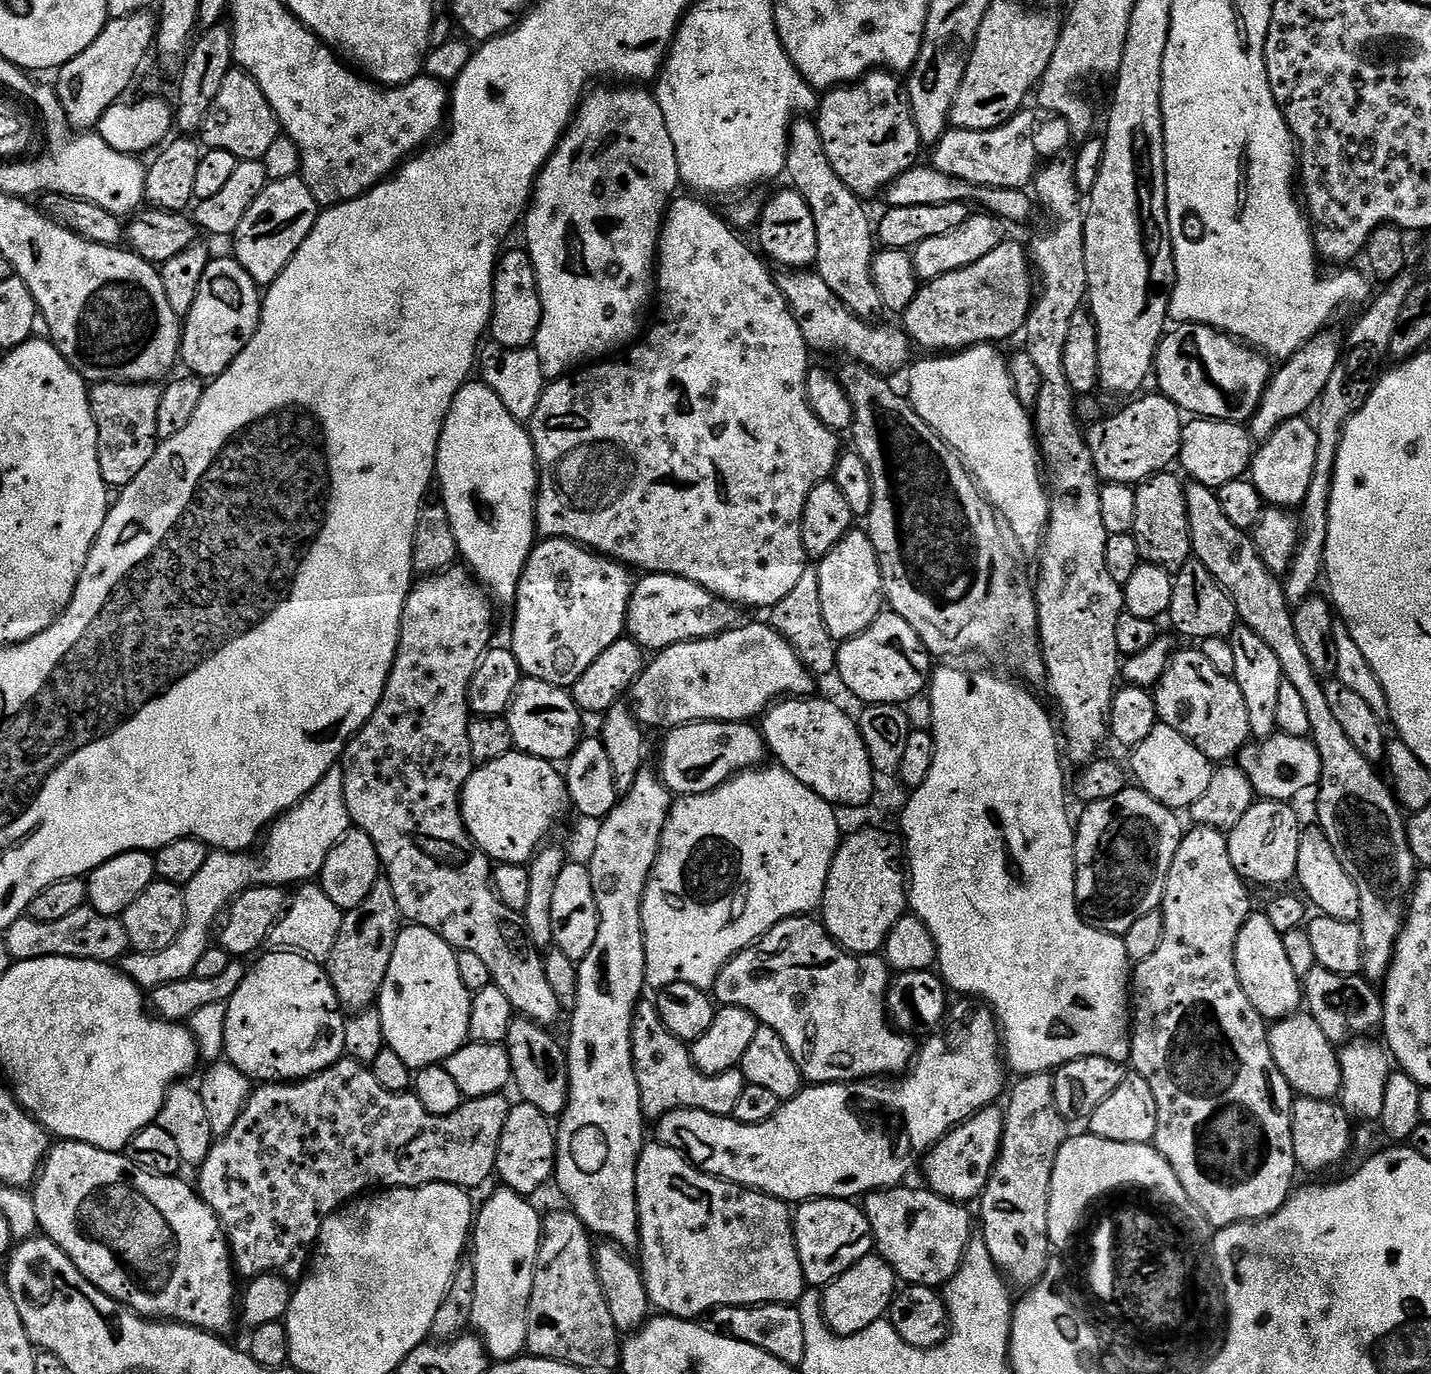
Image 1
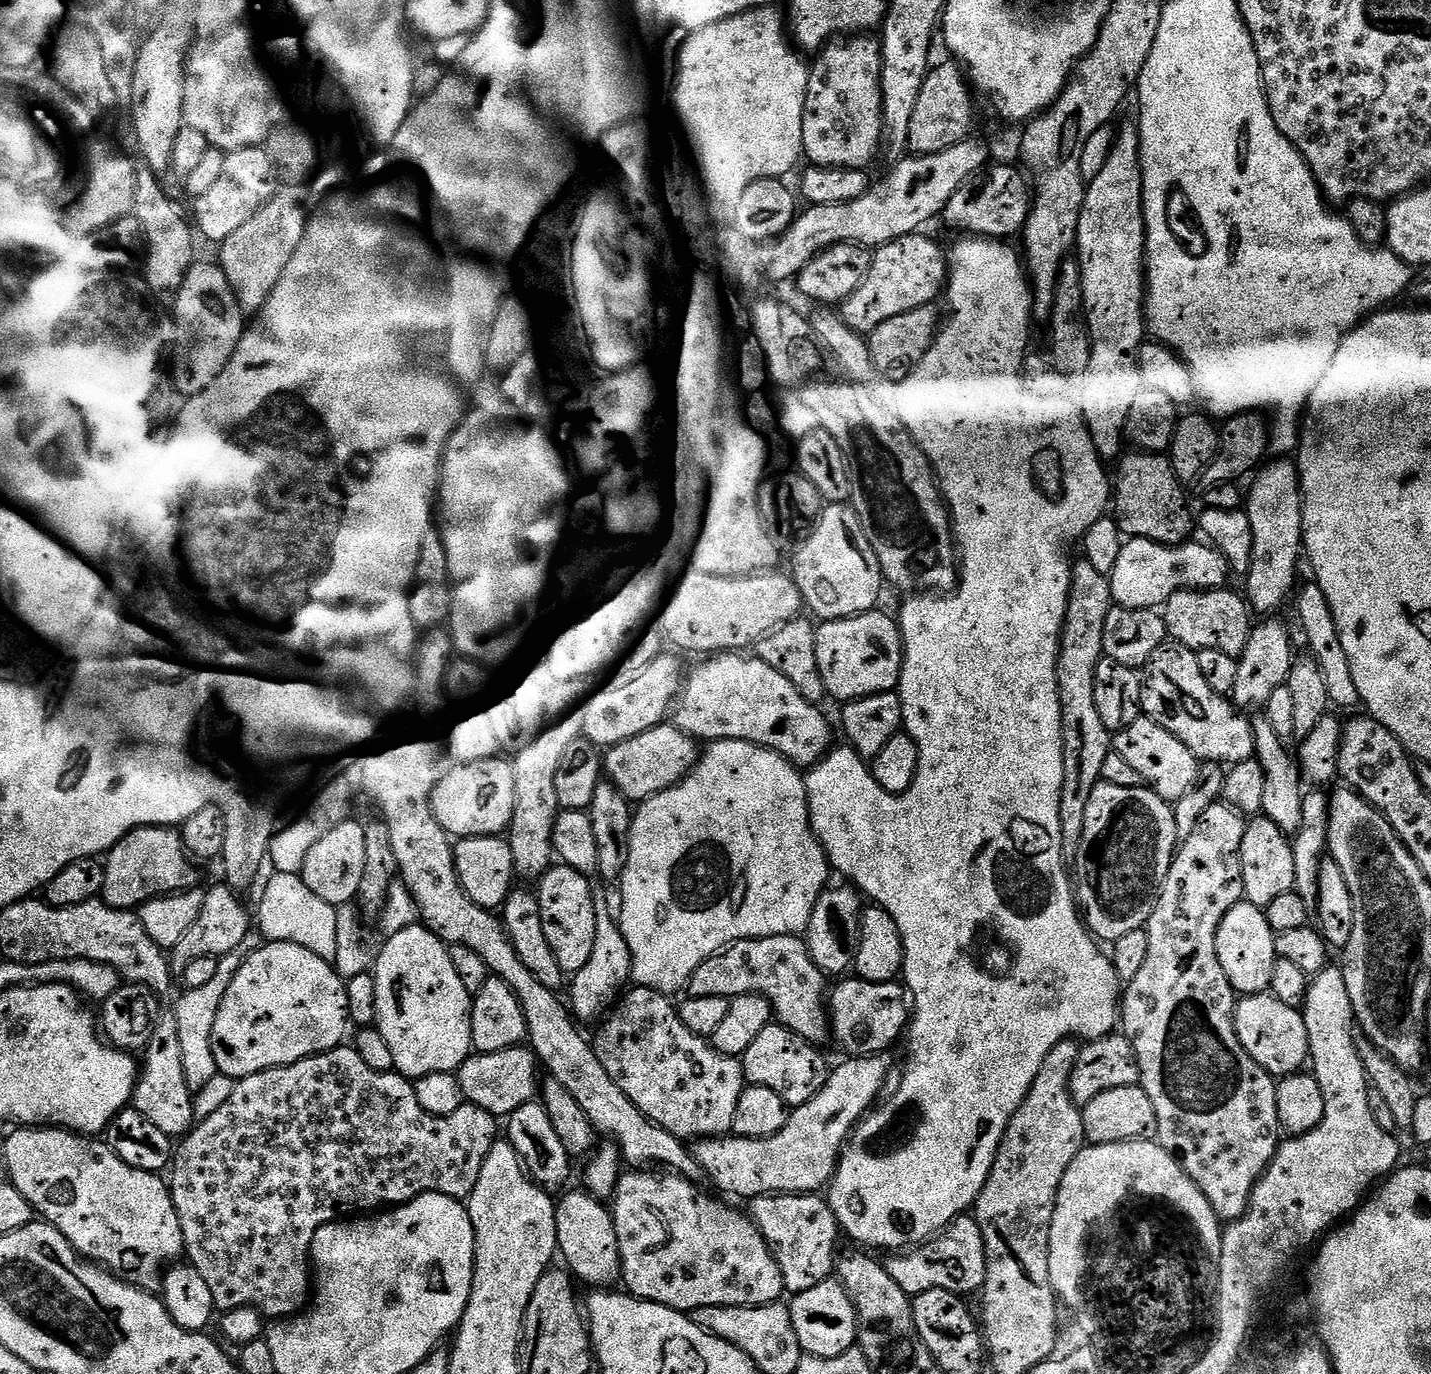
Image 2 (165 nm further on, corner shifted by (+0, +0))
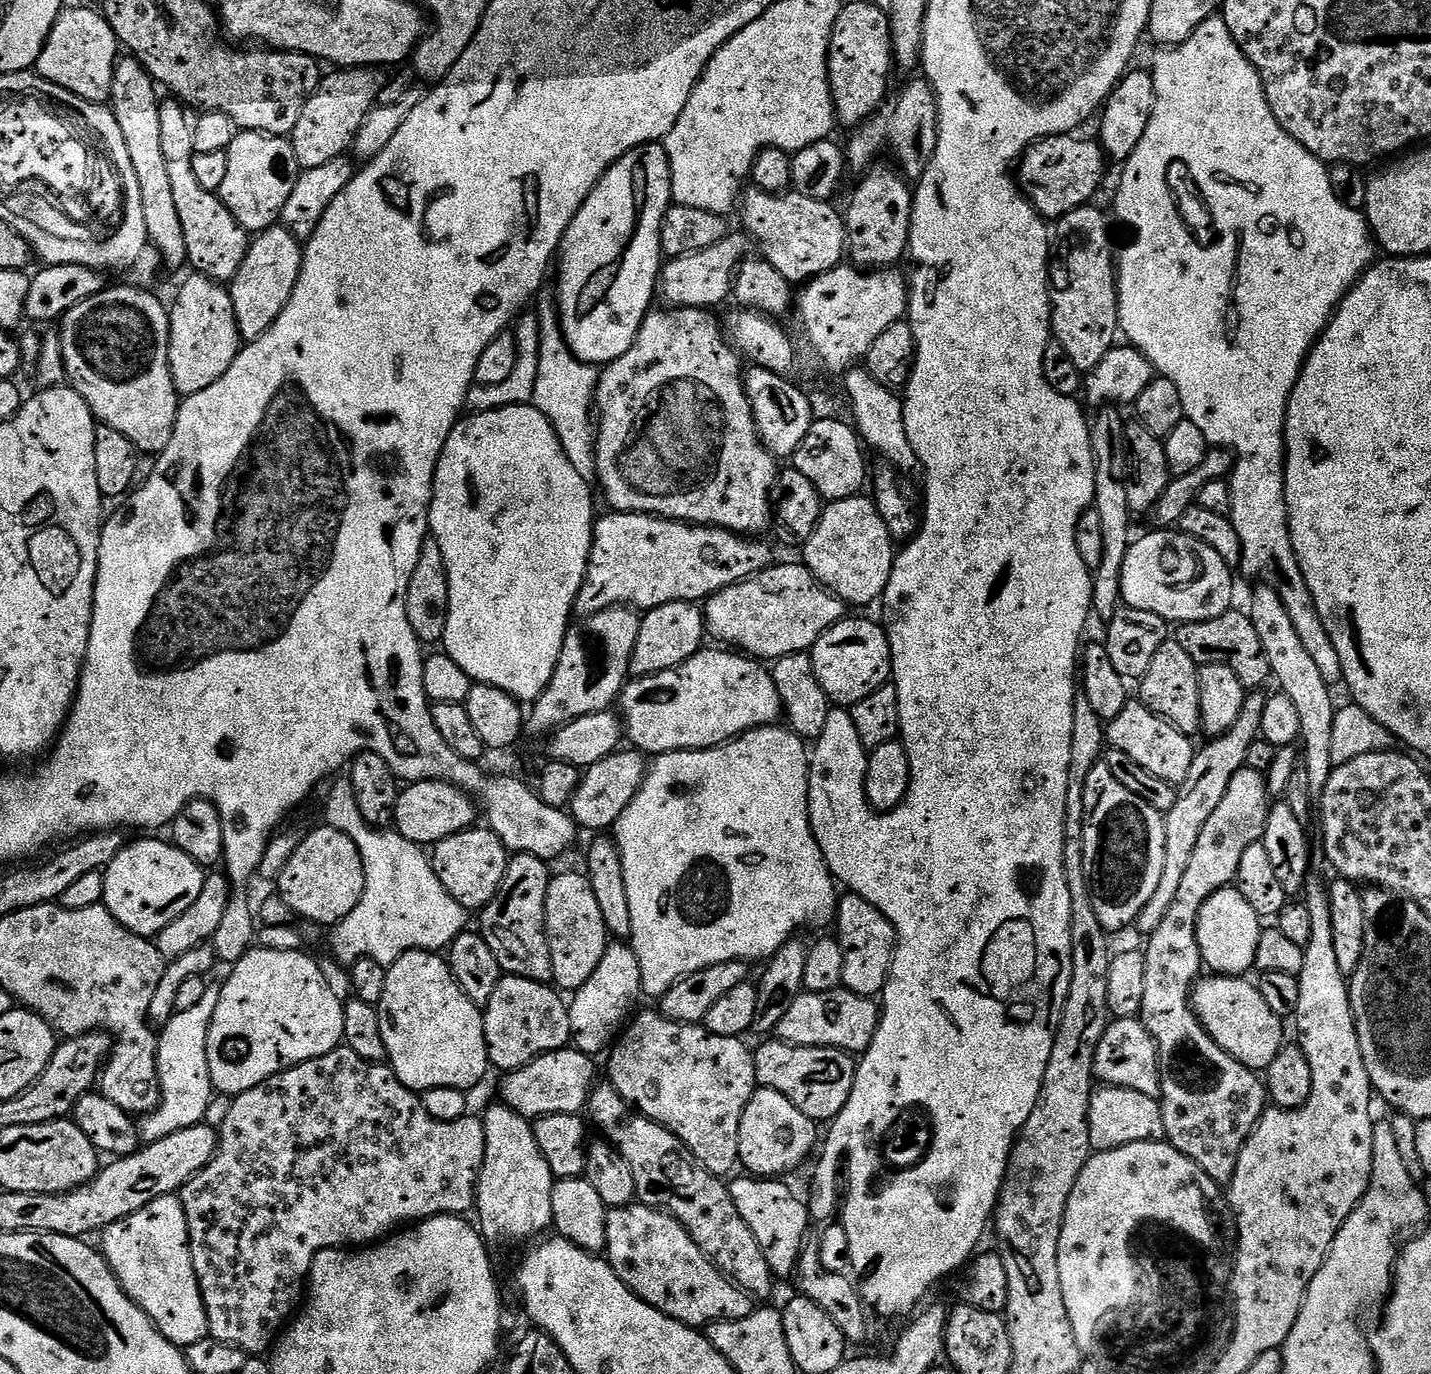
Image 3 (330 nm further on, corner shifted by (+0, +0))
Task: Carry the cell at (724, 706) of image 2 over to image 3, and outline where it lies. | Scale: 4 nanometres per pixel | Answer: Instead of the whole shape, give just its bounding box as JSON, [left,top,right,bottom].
[618,650,781,758]

